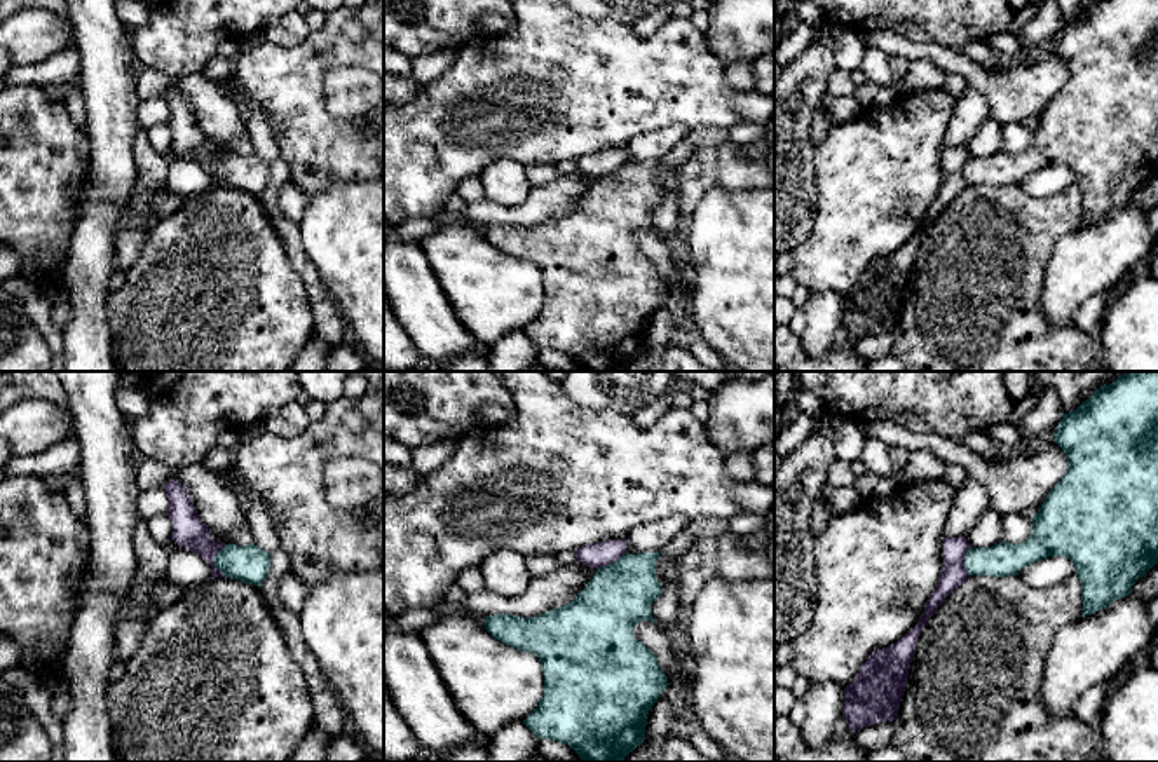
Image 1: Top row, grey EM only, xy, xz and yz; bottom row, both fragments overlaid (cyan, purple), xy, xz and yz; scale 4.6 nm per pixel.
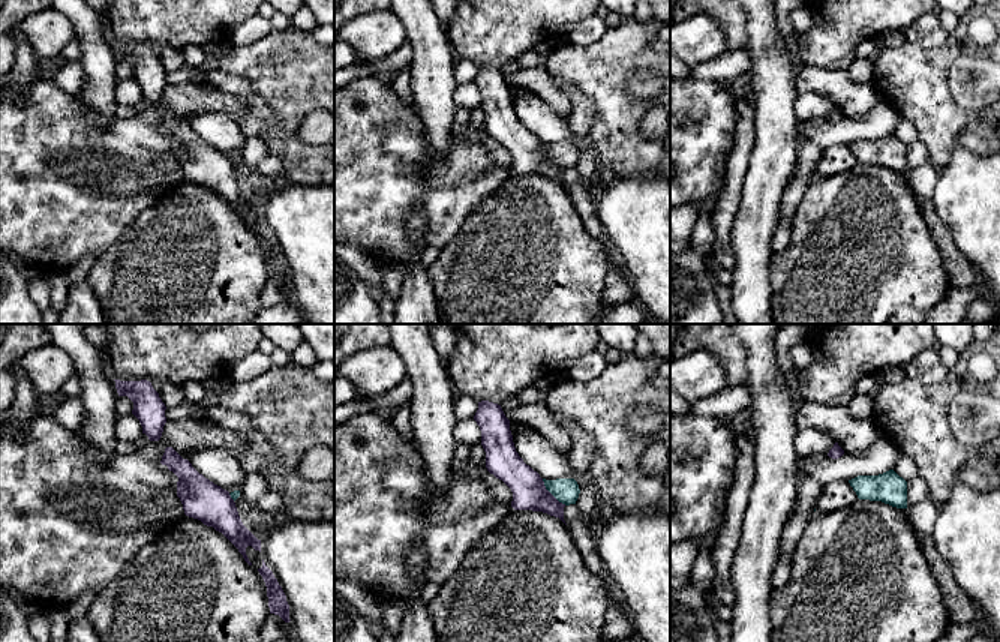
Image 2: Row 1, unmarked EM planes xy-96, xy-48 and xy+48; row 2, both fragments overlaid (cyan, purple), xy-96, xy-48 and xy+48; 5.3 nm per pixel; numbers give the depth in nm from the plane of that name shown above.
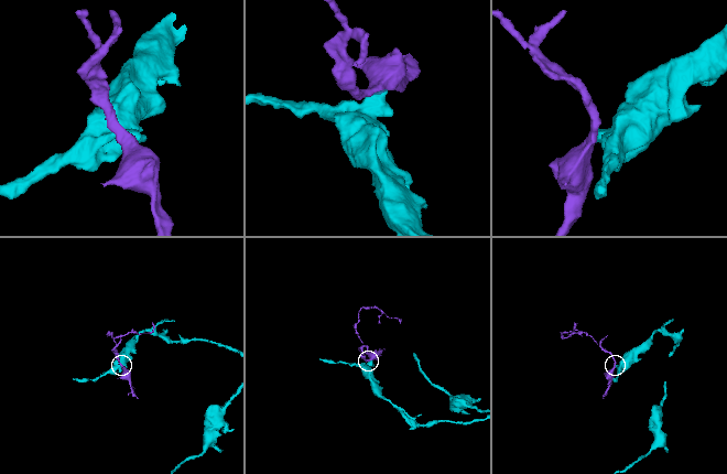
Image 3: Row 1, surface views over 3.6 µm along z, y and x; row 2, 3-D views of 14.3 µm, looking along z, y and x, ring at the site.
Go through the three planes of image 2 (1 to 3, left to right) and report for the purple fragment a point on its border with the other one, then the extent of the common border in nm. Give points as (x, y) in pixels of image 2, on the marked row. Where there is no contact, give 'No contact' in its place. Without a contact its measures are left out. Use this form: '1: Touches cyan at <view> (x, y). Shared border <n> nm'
1: Touches cyan at xy-96 (231, 497). Shared border 50 nm
2: Touches cyan at xy-48 (552, 494). Shared border 190 nm
3: No contact

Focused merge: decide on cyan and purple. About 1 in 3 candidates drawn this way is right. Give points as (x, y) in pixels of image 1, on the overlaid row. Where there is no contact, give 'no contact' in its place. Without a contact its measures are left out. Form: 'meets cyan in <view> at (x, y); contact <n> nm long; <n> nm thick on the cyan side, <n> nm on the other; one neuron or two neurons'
meets cyan in xy at (215, 560); contact 140 nm long; 170 nm thick on the cyan side, 150 nm on the other; two neurons

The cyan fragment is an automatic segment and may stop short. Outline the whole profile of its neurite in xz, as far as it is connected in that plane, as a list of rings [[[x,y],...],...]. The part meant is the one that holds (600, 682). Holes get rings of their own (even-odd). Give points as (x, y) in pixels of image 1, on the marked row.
[[[626,553],[614,563],[596,568],[588,586],[569,603],[548,610],[537,617],[494,614],[485,621],[485,629],[506,645],[532,652],[539,657],[544,671],[544,694],[539,706],[523,724],[539,738],[569,745],[581,760],[624,762],[624,757],[645,739],[649,710],[668,684],[651,649],[633,636],[640,621],[654,623],[651,603],[661,595],[656,579],[656,561],[661,553]]]

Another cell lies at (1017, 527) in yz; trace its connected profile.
[[[1018,513],[1003,514],[1003,535],[1012,544],[1022,544],[1032,532],[1032,518]]]

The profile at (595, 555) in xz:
[[[626,539],[593,542],[574,551],[579,561],[591,568],[614,563],[628,553]]]

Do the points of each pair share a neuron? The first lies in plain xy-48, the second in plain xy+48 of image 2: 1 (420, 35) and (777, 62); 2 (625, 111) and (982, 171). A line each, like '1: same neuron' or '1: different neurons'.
1: same neuron
2: different neurons

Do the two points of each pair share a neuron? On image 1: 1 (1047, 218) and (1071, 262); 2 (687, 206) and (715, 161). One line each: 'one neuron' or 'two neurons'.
1: two neurons
2: one neuron

